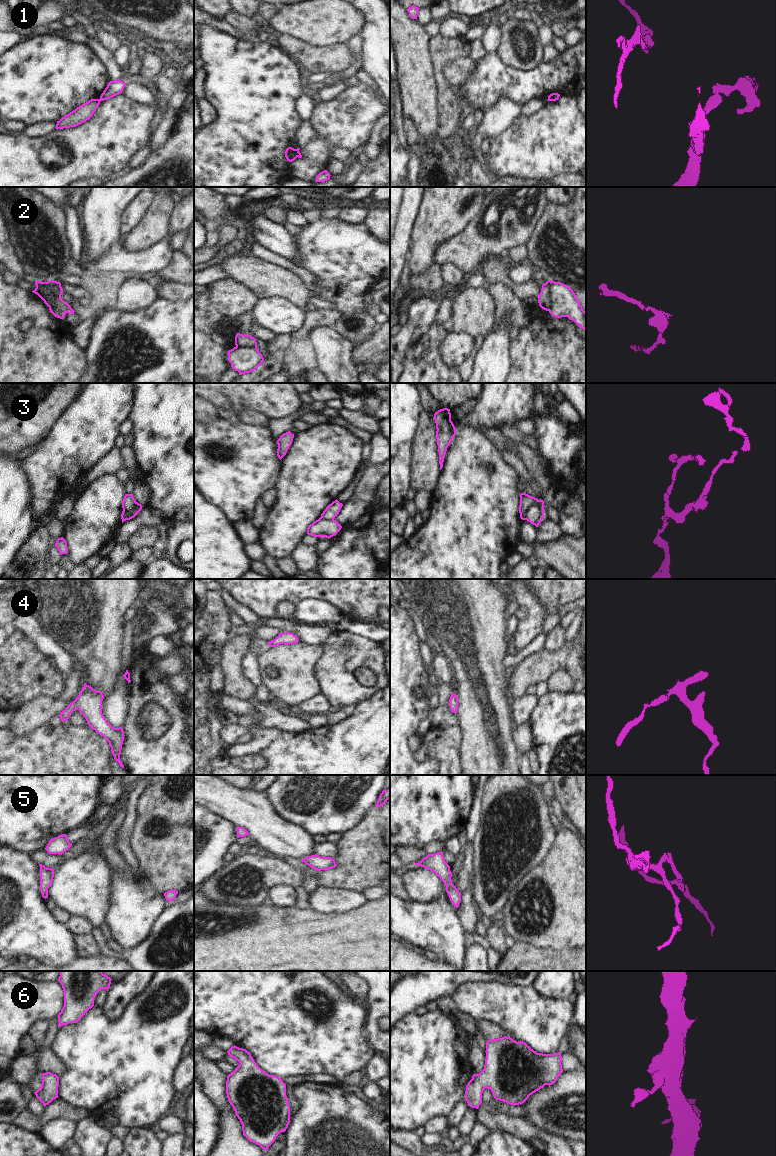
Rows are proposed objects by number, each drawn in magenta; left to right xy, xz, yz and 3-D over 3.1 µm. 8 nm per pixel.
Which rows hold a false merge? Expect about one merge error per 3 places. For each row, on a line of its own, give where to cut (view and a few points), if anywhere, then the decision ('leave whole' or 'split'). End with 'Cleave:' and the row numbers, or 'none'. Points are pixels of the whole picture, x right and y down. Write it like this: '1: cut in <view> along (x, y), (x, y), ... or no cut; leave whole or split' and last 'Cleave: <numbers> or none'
1: cut in xz along (296, 149), (297, 156); split
2: cut in yz along (550, 280), (551, 306), (548, 310); split
3: cut in yz along (543, 508), (533, 503), (528, 508), (525, 519); split
4: no cut; leave whole
5: no cut; leave whole
6: no cut; leave whole
Cleave: 1, 2, 3

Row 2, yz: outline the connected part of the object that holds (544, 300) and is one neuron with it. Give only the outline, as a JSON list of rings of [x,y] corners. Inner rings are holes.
[[[550,280],[542,285],[541,292],[537,297],[539,306],[544,310],[549,311],[552,305],[552,301],[550,299]]]

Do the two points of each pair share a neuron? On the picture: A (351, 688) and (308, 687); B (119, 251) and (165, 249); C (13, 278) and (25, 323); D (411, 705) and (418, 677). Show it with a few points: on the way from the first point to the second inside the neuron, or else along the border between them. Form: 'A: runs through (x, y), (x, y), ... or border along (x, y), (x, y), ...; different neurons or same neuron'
A: border along (314, 664), (314, 675), (320, 692); different neurons
B: runs through (130, 258), (154, 258); same neuron
C: border along (17, 282), (10, 284); different neurons
D: runs through (409, 698), (409, 686), (411, 684); same neuron

